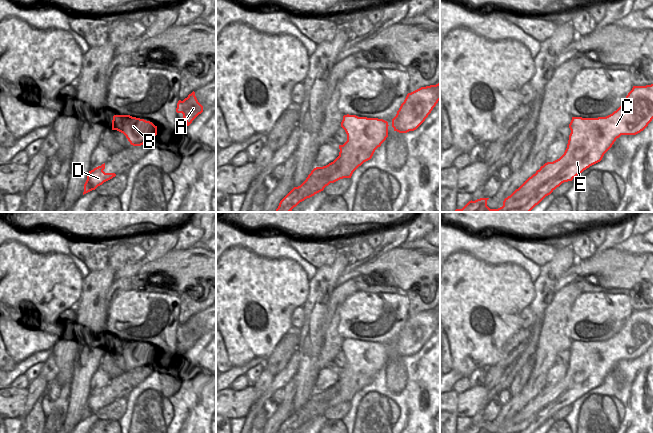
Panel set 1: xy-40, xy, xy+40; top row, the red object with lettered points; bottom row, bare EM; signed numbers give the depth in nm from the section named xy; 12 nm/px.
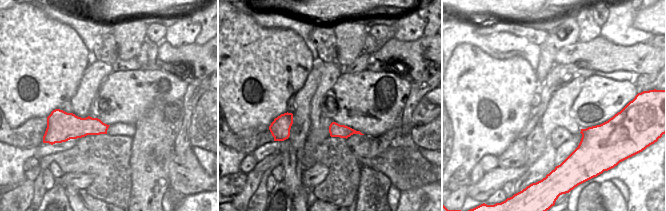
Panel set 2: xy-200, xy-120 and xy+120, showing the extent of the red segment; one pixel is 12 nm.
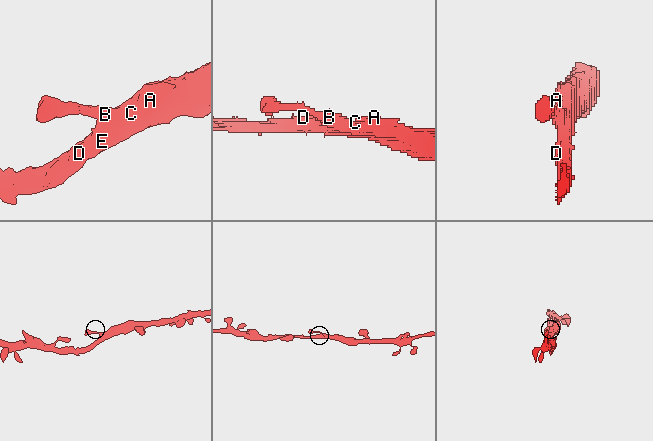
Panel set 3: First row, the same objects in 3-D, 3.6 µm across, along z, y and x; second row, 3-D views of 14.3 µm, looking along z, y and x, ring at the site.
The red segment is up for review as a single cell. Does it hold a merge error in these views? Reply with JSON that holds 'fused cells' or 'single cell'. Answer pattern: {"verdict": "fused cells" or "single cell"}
{"verdict": "single cell"}

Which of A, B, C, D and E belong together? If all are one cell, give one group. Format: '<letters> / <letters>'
A B C D E

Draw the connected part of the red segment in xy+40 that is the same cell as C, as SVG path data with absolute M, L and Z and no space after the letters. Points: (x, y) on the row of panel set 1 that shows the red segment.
M653 84L646 86L633 86L632 90L626 96L621 106L612 114L606 117L582 118L572 117L569 124L571 133L567 148L564 154L553 162L547 162L540 167L531 177L529 177L518 189L510 196L504 199L503 206L498 209L490 209L487 206L489 198L480 198L475 201L469 201L462 209L456 209L454 212L530 212L546 196L550 195L562 183L572 181L577 175L582 173L590 166L600 162L604 154L612 147L617 138L621 135L636 135L643 131L653 119Z

